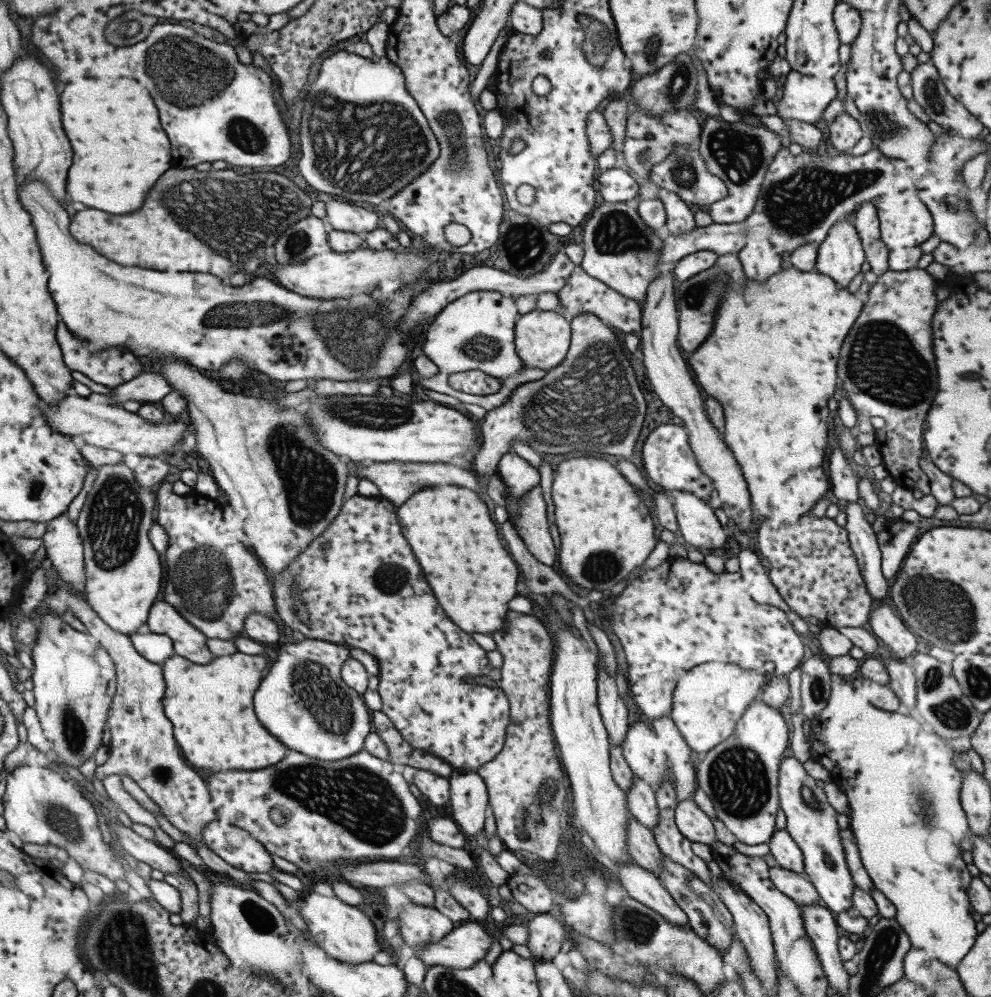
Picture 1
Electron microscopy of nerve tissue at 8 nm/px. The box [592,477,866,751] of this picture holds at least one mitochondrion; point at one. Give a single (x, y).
(816, 688)

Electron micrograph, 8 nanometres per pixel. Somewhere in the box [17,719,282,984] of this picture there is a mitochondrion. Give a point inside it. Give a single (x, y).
(59, 818)

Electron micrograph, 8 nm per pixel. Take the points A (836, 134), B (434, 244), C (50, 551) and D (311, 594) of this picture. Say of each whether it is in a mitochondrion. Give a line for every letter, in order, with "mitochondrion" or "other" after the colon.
A: other
B: other
C: other
D: other

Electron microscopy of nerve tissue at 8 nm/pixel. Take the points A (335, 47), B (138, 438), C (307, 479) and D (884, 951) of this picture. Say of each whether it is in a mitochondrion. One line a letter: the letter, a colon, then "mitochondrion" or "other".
A: other
B: other
C: mitochondrion
D: mitochondrion

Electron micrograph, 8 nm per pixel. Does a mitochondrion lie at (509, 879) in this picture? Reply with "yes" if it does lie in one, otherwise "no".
no

